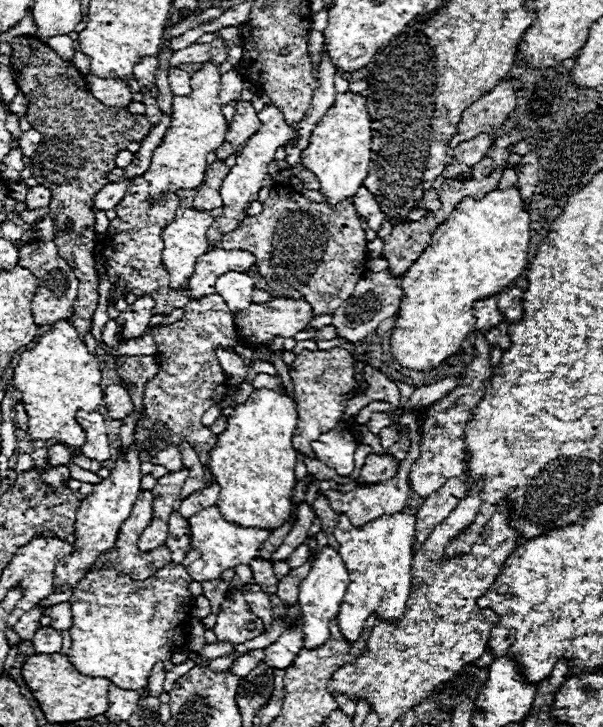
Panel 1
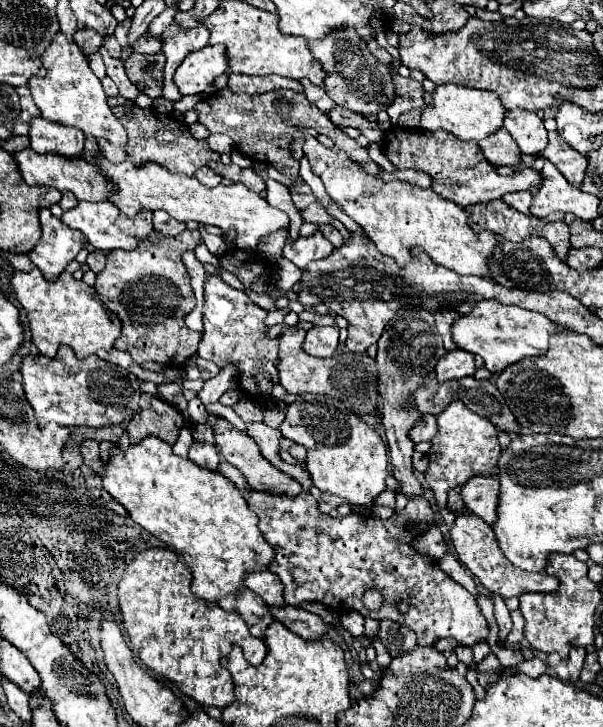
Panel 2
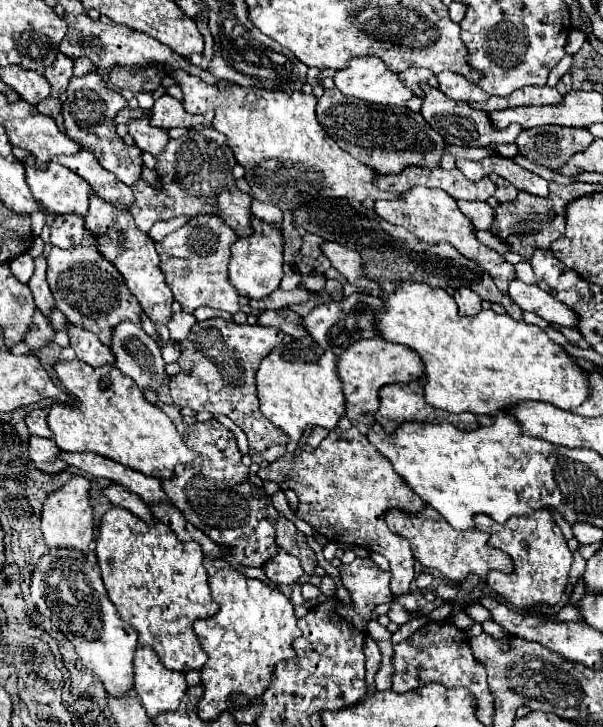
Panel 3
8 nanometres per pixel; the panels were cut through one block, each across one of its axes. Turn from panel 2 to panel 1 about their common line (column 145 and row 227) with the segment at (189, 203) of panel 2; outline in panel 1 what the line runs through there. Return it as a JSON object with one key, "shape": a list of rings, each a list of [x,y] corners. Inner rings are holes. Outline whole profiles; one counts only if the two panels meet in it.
{"shape":[[[180,208],[176,212],[176,218],[164,228],[162,232],[162,240],[164,240],[164,250],[162,250],[162,264],[166,268],[166,272],[170,274],[170,288],[178,290],[182,288],[182,284],[190,278],[190,274],[194,272],[194,264],[198,260],[198,256],[206,254],[208,250],[208,240],[206,240],[206,230],[212,226],[214,220],[218,220],[222,216],[222,208],[214,210],[214,212],[198,212],[194,208]]]}

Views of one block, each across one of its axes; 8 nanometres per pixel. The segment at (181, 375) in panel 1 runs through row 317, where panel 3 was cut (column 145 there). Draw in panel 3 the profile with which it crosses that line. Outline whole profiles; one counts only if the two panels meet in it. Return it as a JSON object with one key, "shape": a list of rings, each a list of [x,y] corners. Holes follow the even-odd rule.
{"shape":[[[214,128],[204,130],[190,130],[186,136],[170,140],[166,150],[156,158],[158,166],[156,172],[162,178],[164,188],[154,190],[144,180],[138,180],[134,190],[134,204],[130,208],[130,214],[136,220],[138,230],[148,232],[156,222],[170,220],[178,214],[186,216],[200,216],[200,214],[216,214],[222,216],[238,236],[250,236],[250,204],[252,196],[238,190],[230,168],[232,164],[226,164],[226,152],[230,152],[230,146],[226,146],[226,136],[218,134]]]}

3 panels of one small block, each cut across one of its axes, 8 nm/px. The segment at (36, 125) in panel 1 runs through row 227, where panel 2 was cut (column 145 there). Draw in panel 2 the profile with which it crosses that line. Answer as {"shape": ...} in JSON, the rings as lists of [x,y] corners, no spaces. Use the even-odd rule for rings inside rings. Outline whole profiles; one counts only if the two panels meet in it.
{"shape":[[[132,52],[124,64],[128,78],[132,84],[146,96],[158,98],[162,96],[162,80],[164,80],[164,58],[162,52],[156,54],[138,54]]]}

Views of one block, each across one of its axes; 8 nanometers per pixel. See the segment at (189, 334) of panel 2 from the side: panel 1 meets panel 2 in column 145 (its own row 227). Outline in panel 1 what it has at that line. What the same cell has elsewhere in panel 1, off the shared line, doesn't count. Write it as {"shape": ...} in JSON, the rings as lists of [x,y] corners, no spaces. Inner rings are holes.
{"shape":[[[274,186],[270,190],[270,196],[264,200],[264,210],[258,216],[248,216],[240,224],[240,228],[228,232],[222,238],[220,248],[238,248],[250,252],[254,256],[256,272],[262,276],[266,290],[270,290],[270,294],[274,294],[276,298],[302,298],[312,306],[312,314],[320,316],[334,312],[342,306],[344,300],[348,300],[354,294],[354,286],[366,272],[366,244],[366,232],[360,224],[360,216],[356,214],[352,202],[344,200],[334,210],[326,204],[308,202],[302,194],[294,192],[292,188]]]}

